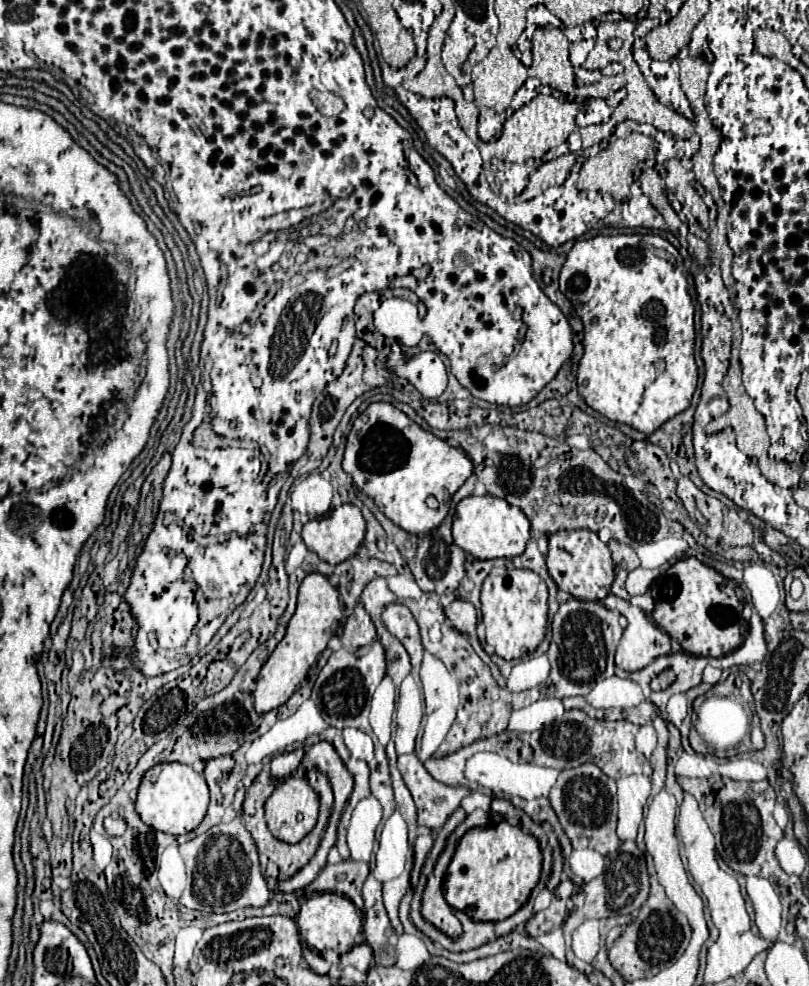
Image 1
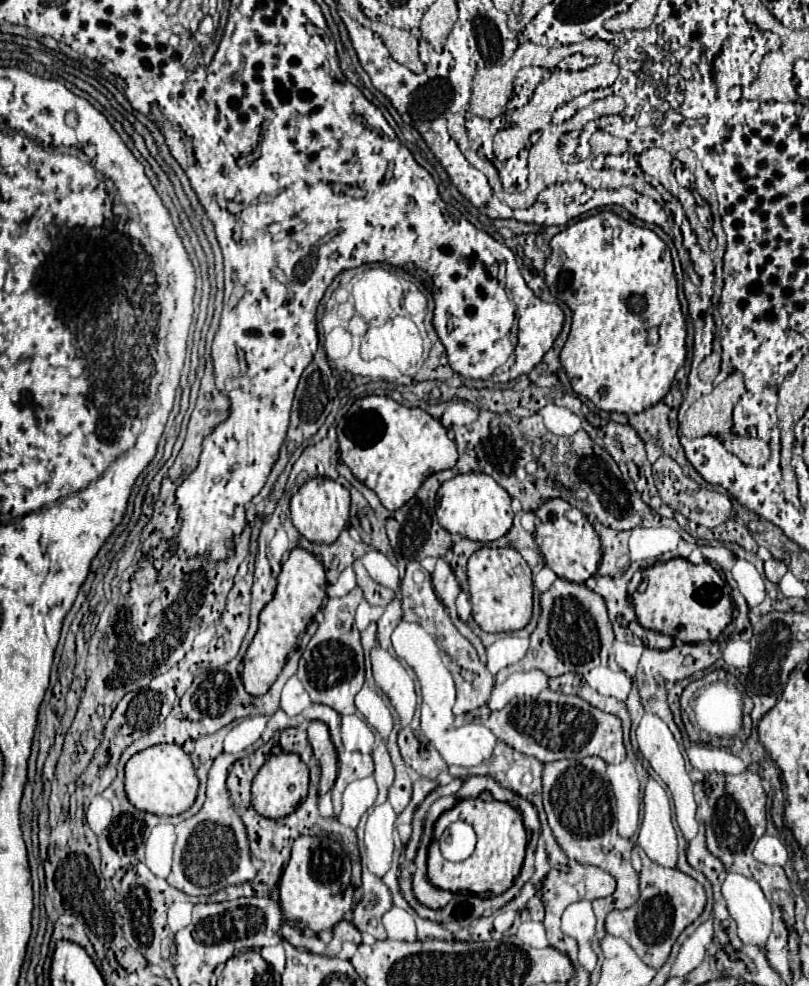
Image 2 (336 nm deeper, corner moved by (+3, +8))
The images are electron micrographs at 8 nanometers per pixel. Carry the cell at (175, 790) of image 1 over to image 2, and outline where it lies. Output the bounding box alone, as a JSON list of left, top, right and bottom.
[125,744,199,816]

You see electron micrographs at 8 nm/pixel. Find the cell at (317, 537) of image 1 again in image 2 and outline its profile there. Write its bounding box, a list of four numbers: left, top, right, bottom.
[291,478,349,544]

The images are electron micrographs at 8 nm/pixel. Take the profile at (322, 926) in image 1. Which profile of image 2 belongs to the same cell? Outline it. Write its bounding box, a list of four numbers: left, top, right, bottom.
[279,836,353,934]

